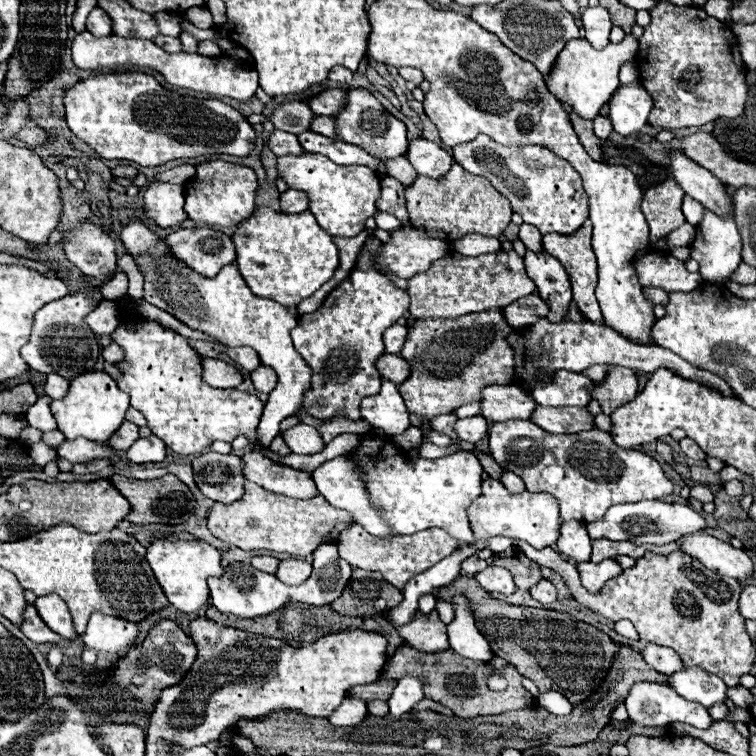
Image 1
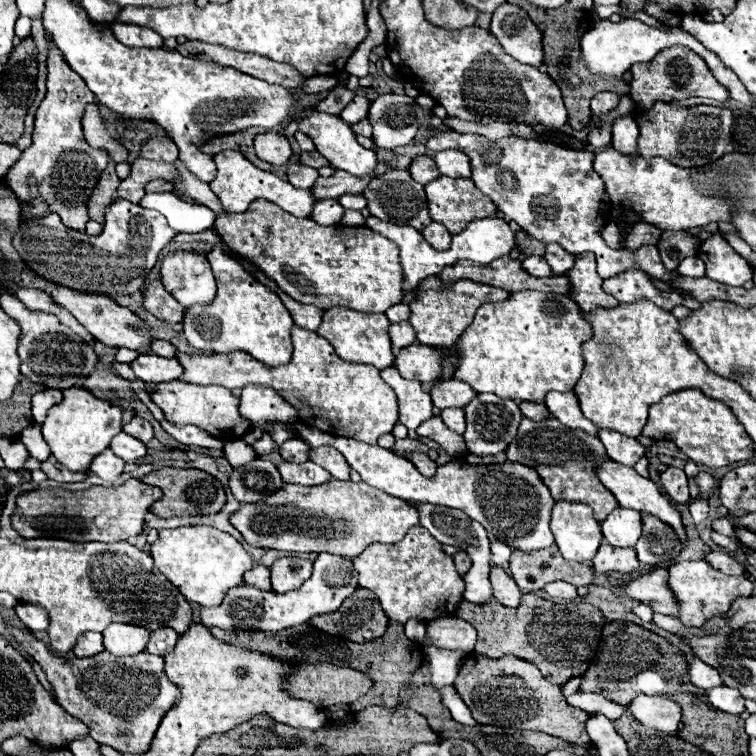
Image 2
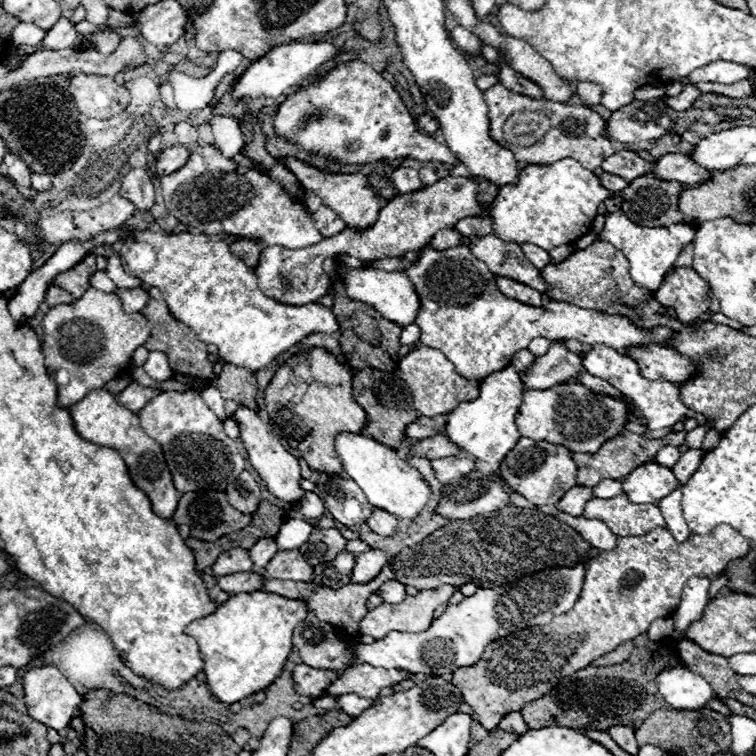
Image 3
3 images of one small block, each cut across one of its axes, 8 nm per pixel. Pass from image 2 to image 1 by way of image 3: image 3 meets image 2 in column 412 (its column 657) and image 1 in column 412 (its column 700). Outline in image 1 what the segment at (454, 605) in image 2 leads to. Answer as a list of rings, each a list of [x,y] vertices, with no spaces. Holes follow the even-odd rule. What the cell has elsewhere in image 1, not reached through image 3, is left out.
[[[352,524],[350,528],[340,532],[340,538],[338,538],[336,546],[338,546],[340,558],[344,558],[352,568],[380,570],[384,574],[386,582],[390,582],[394,588],[402,590],[404,584],[412,576],[428,570],[430,566],[434,566],[442,558],[450,556],[456,550],[458,542],[452,540],[452,536],[448,536],[440,528],[430,528],[430,530],[424,530],[424,532],[416,532],[412,536],[386,536],[386,538],[378,538],[378,536],[368,534],[358,524]]]

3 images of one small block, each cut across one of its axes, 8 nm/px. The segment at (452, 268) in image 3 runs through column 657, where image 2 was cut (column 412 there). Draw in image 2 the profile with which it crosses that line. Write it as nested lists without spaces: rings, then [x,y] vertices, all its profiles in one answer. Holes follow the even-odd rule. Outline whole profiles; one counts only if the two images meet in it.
[[[408,322],[390,324],[390,340],[392,340],[392,346],[396,350],[400,350],[400,348],[406,348],[416,342],[416,332]]]

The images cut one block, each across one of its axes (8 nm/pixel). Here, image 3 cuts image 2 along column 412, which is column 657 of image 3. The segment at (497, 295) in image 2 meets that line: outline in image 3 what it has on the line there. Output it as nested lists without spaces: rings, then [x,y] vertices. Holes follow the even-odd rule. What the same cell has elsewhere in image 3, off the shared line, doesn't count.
[[[594,242],[586,250],[576,250],[560,264],[548,264],[548,268],[542,268],[540,274],[550,286],[546,292],[546,296],[550,300],[560,300],[560,302],[568,302],[568,304],[574,304],[580,308],[590,308],[590,310],[598,310],[598,312],[606,312],[606,314],[626,316],[626,318],[630,318],[632,324],[636,324],[638,328],[644,328],[644,330],[650,330],[656,326],[680,330],[686,326],[698,326],[703,321],[698,318],[690,324],[682,324],[676,318],[668,316],[666,308],[662,304],[658,304],[654,292],[648,292],[646,288],[640,288],[632,282],[630,264],[628,264],[626,256],[620,250],[612,248],[612,244]]]

